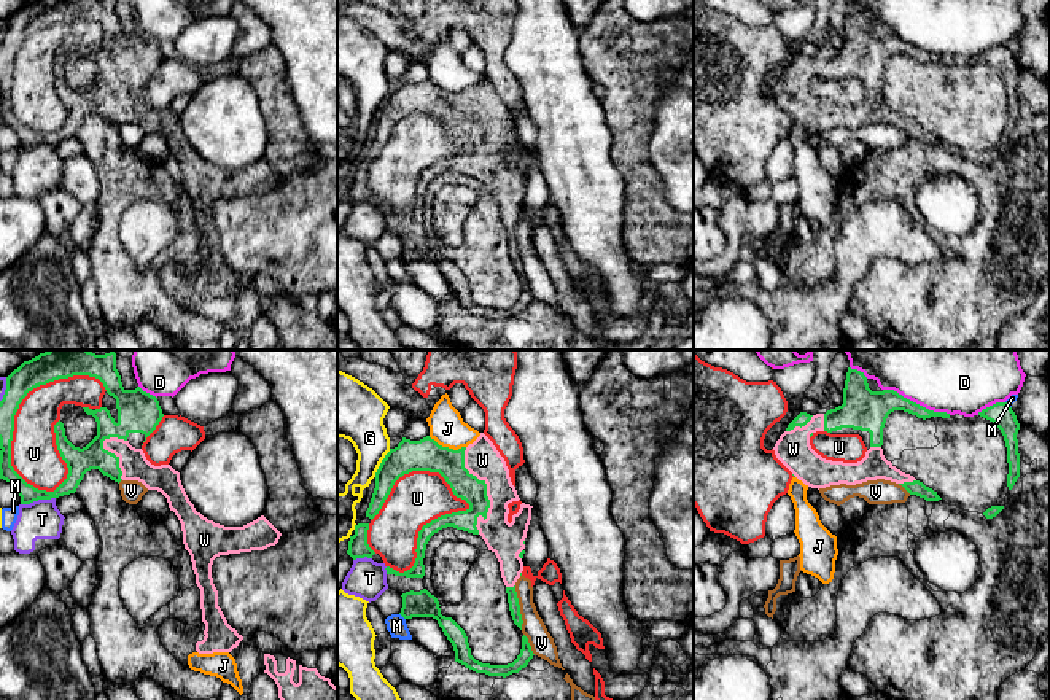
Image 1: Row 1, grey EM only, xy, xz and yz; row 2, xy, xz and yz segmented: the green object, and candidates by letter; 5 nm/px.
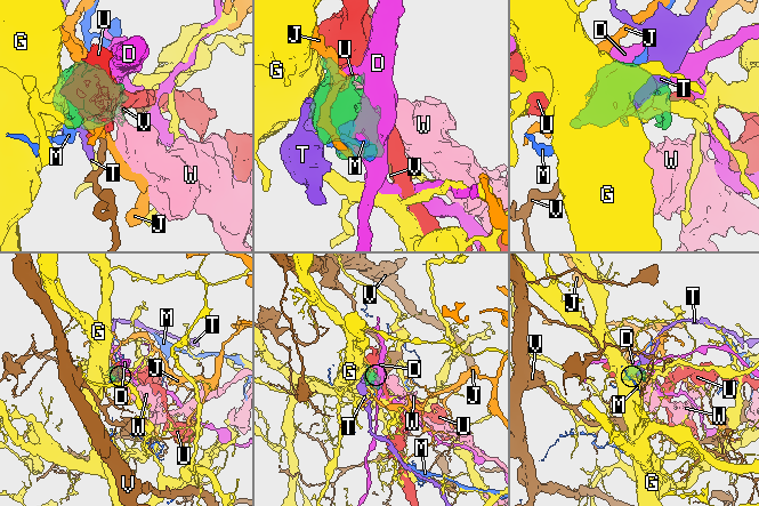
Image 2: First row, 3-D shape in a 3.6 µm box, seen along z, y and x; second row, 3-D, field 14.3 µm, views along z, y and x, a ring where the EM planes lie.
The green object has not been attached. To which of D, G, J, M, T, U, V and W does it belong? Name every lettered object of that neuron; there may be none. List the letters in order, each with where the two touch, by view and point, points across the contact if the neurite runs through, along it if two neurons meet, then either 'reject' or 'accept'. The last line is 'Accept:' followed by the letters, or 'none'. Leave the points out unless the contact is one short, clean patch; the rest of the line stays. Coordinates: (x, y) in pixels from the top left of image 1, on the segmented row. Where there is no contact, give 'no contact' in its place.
D: contact yz (915, 403); reject
G: contact xz (381, 463); reject
J: contact xz (447, 447); reject
M: contact xz (401, 614); reject
T: contact xy (37, 500); reject
U: contact xy (21, 401); reject
V: contact xz (519, 608); reject
W: contact xz (486, 492); accept
Accept: W

